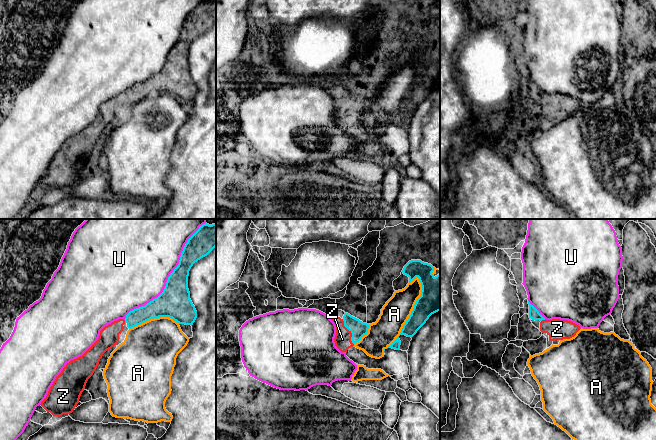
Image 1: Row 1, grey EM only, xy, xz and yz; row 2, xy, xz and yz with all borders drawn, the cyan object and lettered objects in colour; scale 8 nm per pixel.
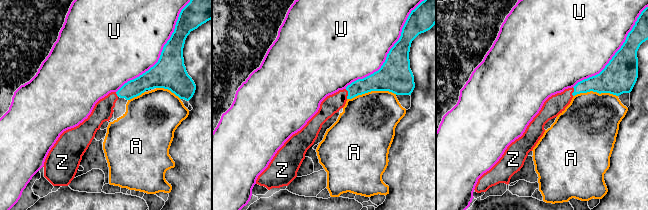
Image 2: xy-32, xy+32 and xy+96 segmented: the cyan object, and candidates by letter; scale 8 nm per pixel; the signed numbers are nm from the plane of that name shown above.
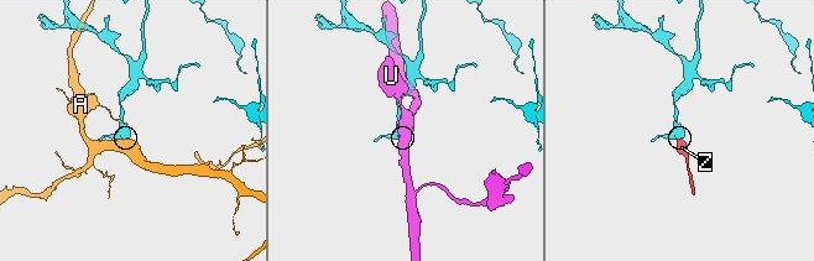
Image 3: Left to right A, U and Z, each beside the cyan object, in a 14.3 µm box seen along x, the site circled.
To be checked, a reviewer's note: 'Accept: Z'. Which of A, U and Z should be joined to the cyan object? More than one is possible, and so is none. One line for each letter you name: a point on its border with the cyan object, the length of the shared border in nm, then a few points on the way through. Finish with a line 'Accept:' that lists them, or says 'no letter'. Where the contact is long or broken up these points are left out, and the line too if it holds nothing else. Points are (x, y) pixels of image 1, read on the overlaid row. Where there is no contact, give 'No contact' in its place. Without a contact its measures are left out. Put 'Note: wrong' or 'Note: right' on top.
Note: right
Z: Touches cyan at xz (351, 332). Shared border 220 nm. Path across: xz (358, 329), (351, 332), (342, 339)
Accept: Z

